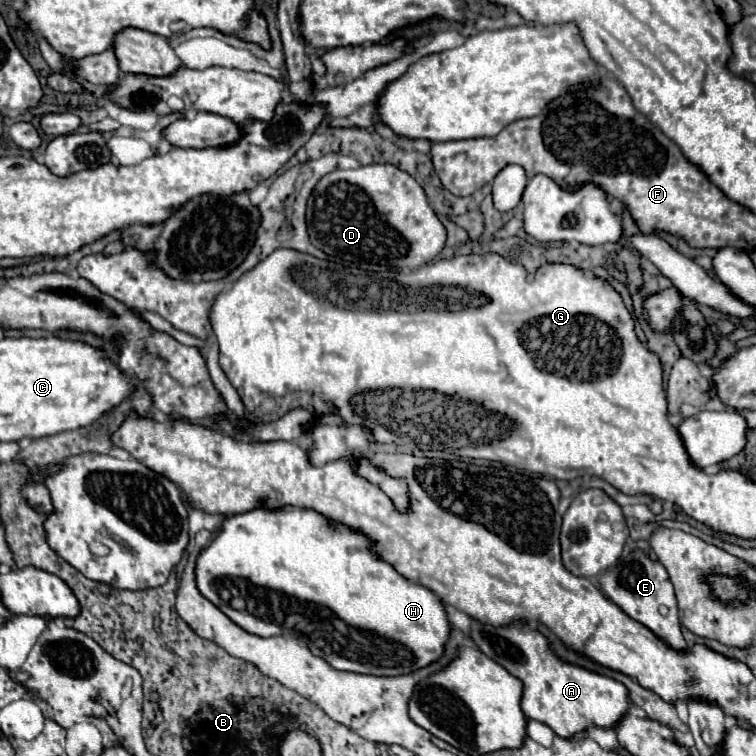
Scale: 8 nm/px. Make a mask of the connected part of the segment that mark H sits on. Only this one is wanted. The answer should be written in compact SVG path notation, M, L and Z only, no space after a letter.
M264 505L246 511L246 513L238 513L238 515L230 515L222 521L220 529L216 531L216 535L212 537L210 545L206 549L200 551L198 559L196 559L196 585L198 591L212 601L226 617L230 617L238 627L242 627L244 631L258 635L258 637L272 637L272 635L288 635L294 633L298 637L298 641L306 643L308 649L316 655L322 657L324 661L328 661L334 669L340 671L352 671L352 673L366 673L366 675L378 675L378 677L392 677L392 675L408 675L420 667L430 665L432 661L442 657L444 651L444 643L448 639L450 633L450 623L446 617L446 611L440 603L440 599L426 587L416 585L408 579L404 579L400 573L394 571L392 565L388 565L386 561L380 561L372 549L370 549L370 541L358 533L352 531L350 527L344 525L336 525L330 523L326 517L318 515L312 509L298 509L298 507L280 507L280 509L268 509Z

